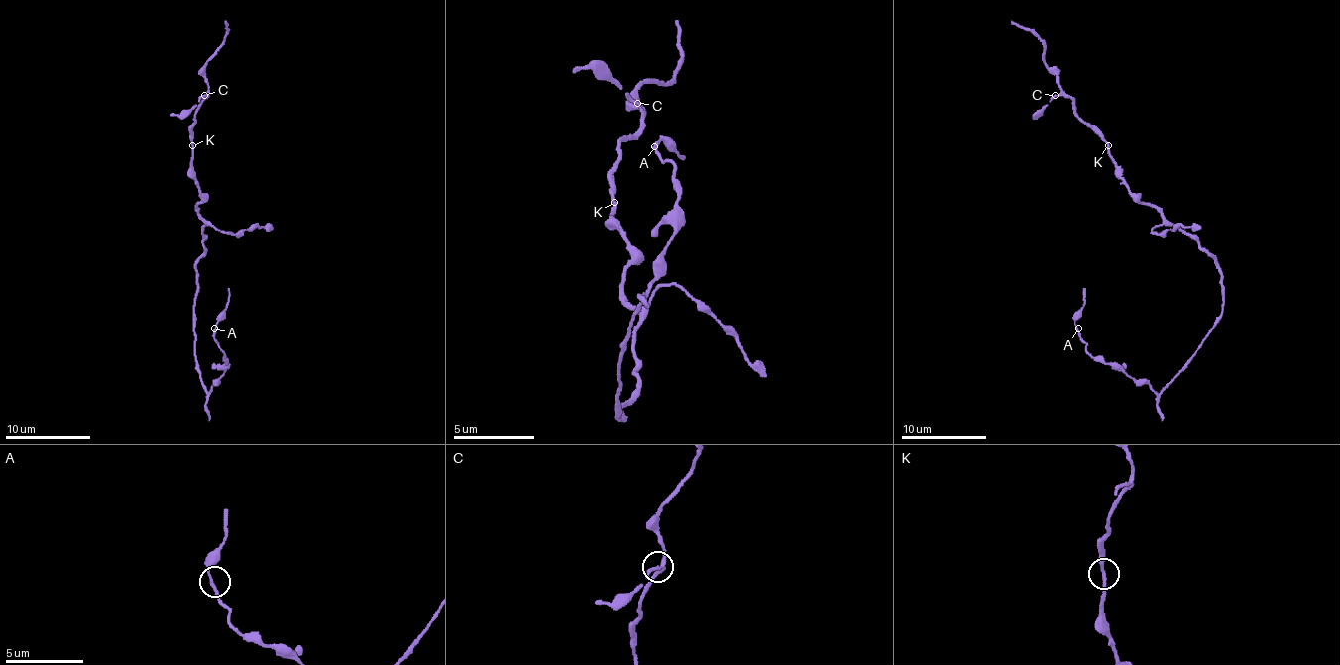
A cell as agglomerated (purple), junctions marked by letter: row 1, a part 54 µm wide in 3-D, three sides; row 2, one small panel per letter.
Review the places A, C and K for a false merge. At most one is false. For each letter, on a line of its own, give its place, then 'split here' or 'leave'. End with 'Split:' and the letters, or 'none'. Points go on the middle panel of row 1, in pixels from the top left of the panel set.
A: at (654, 146); leave
C: at (637, 103); leave
K: at (614, 202); leave
Split: none

